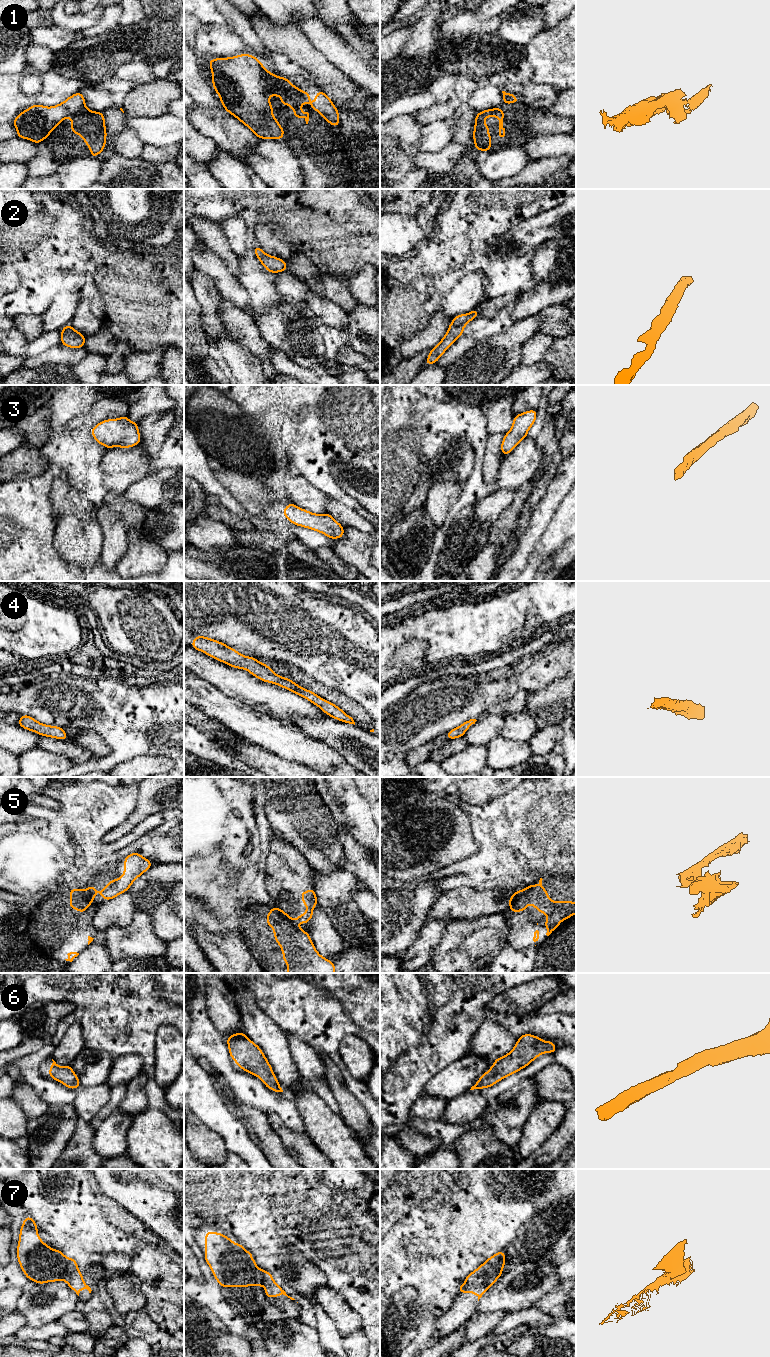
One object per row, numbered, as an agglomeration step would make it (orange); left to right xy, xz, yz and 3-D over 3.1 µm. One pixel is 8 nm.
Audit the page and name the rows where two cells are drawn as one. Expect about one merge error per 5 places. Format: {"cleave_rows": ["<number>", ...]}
{"cleave_rows": ["1", "5", "7"]}

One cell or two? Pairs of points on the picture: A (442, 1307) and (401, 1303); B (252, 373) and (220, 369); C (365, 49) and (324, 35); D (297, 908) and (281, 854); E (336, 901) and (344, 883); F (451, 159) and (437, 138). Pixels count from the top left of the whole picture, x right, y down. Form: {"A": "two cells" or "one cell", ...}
{"A": "one cell", "B": "two cells", "C": "one cell", "D": "one cell", "E": "one cell", "F": "two cells"}

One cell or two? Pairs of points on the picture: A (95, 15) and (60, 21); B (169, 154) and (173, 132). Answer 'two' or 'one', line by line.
A: one
B: two

